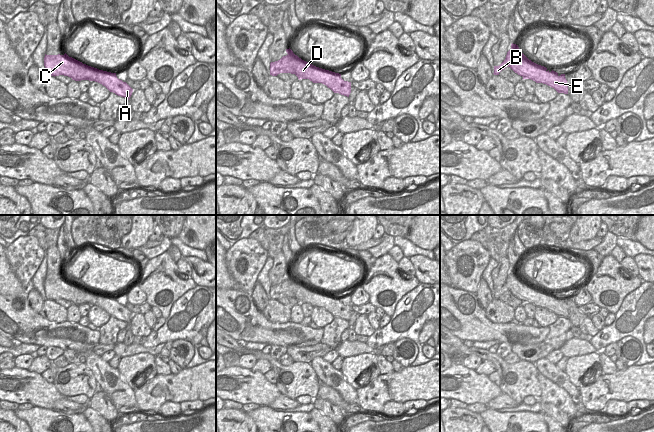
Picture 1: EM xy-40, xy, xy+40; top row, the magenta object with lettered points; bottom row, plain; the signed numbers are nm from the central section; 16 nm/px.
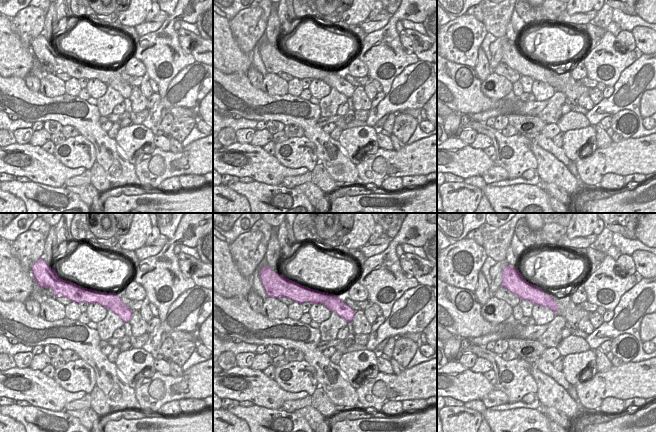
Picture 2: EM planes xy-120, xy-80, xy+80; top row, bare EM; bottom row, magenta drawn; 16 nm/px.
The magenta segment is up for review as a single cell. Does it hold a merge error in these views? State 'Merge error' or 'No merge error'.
Merge error

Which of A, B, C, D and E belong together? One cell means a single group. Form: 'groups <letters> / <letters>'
groups A D E / B C

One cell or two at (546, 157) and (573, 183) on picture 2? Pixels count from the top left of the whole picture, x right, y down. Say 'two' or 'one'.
one

